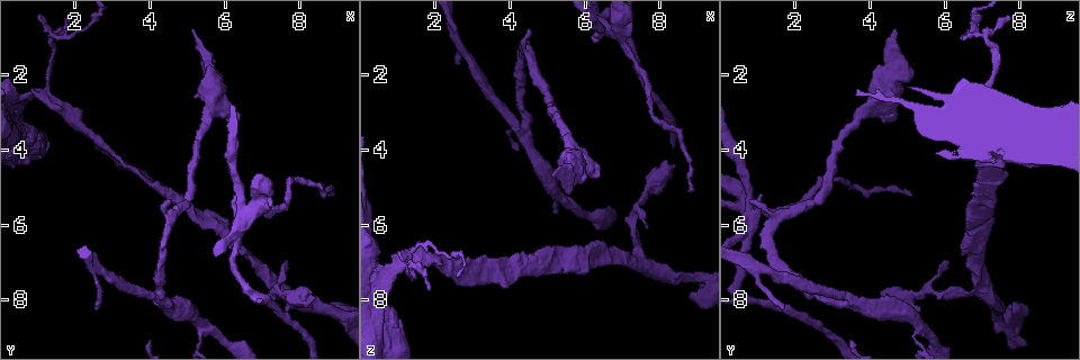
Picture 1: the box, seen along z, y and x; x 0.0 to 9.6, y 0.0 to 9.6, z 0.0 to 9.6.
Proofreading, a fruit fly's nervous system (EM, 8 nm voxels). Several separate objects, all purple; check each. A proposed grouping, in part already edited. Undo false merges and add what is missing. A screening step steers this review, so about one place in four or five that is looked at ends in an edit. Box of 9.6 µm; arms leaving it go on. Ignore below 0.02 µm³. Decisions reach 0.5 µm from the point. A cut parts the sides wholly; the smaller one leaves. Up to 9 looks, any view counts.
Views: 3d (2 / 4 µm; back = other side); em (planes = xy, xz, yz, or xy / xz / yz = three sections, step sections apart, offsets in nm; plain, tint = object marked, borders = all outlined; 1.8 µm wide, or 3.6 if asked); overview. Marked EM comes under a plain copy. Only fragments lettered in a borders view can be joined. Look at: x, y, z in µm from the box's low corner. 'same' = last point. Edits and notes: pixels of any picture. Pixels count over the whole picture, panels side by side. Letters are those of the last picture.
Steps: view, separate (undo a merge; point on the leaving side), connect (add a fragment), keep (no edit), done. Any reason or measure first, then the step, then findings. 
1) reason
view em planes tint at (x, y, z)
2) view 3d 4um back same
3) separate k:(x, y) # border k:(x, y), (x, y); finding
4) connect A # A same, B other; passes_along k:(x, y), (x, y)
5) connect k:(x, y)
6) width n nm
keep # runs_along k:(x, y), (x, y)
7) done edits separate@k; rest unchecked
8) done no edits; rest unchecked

thick turns thin
view em xy step 4 tint at (4.35, 8.05, 3.40)

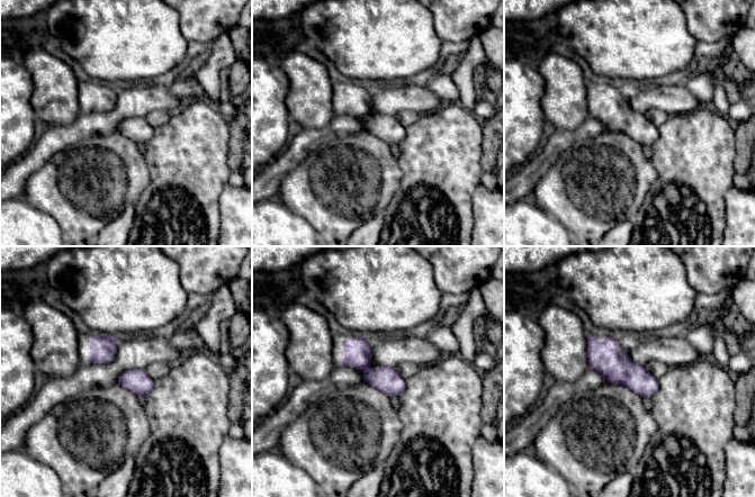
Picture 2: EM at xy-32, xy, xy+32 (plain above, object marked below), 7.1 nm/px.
cut it another way
view em xz step 16 borders same

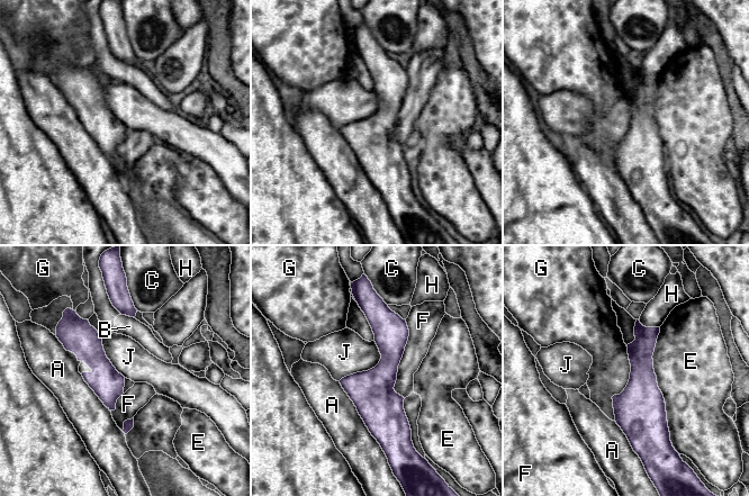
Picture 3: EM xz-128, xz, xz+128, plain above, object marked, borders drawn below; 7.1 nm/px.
keep # A other, B other, C other, E other, F other, G other, H other, J other; one neuron here

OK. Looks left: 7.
three arms meet
view em planes borders at (6.30, 6.45, 0.65)

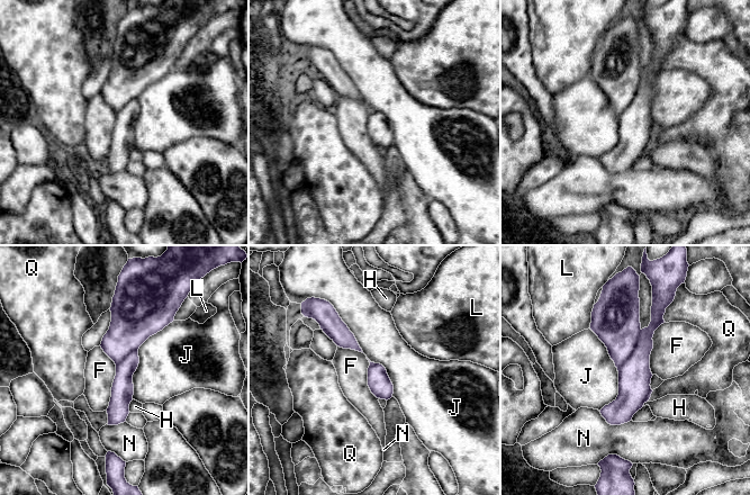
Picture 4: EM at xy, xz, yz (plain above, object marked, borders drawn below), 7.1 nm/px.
longest_contact J 650 nm
separate 4:(615, 321) # F other, H other, J other, L other, N other, Q other; border 4:(641, 330), (634, 350), (617, 369); a second neuron is stuck on

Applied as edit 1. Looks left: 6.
branch point
view 3d 2um at (7.20, 7.35, 6.85)

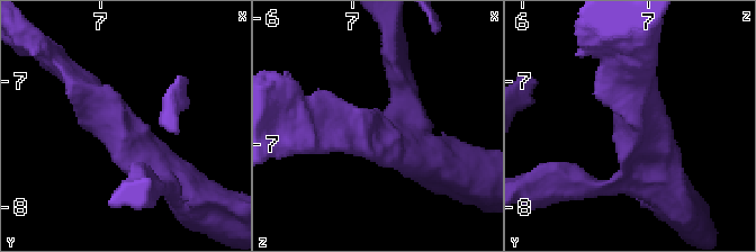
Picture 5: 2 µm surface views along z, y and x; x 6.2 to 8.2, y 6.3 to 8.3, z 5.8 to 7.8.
view em planes borders at (7.18, 7.42, 6.90)

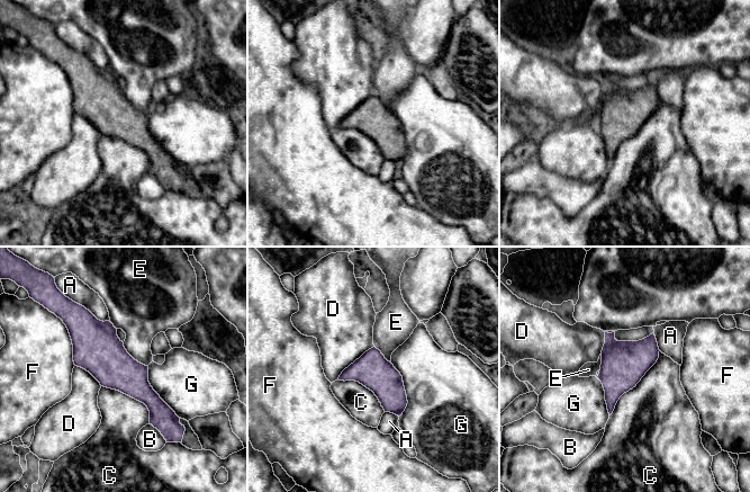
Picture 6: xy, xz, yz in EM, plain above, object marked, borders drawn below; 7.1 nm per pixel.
arms 3; arm_widths 170, 220, 320 nm
keep # A other, B other, C other, D other, E other, F other, G other; continuous, no second neuron

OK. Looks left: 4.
thin end
view 3d 4um at (3.90, 4.65, 7.65)

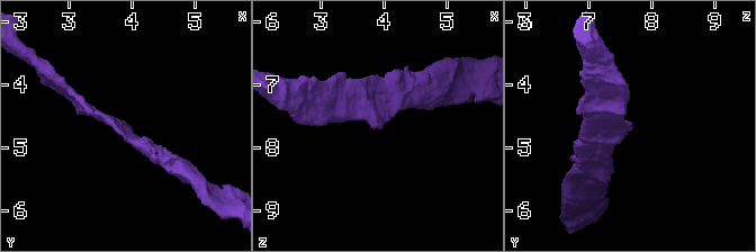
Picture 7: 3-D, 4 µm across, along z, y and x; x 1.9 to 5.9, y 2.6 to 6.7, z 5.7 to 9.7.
view em planes borders at (3.95, 4.70, 7.65)

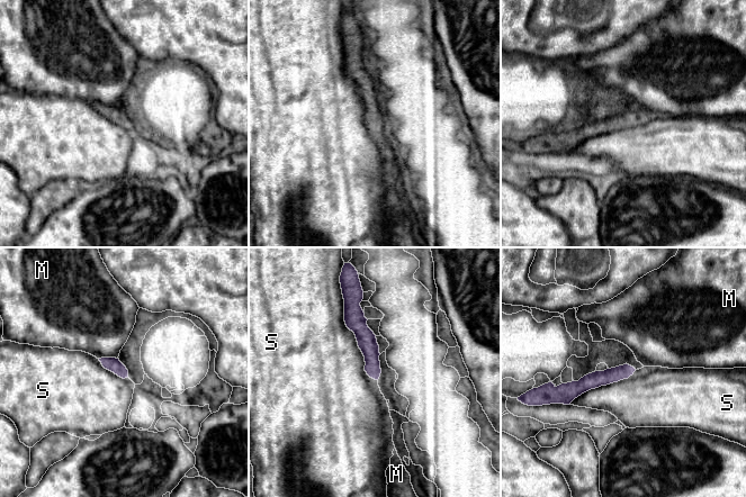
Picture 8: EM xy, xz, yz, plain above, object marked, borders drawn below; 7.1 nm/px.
keep # M other, S other; border 8:(343, 301), (377, 380); no lettered fragment goes on from it

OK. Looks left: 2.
done edits separate@4; rest unchecked

